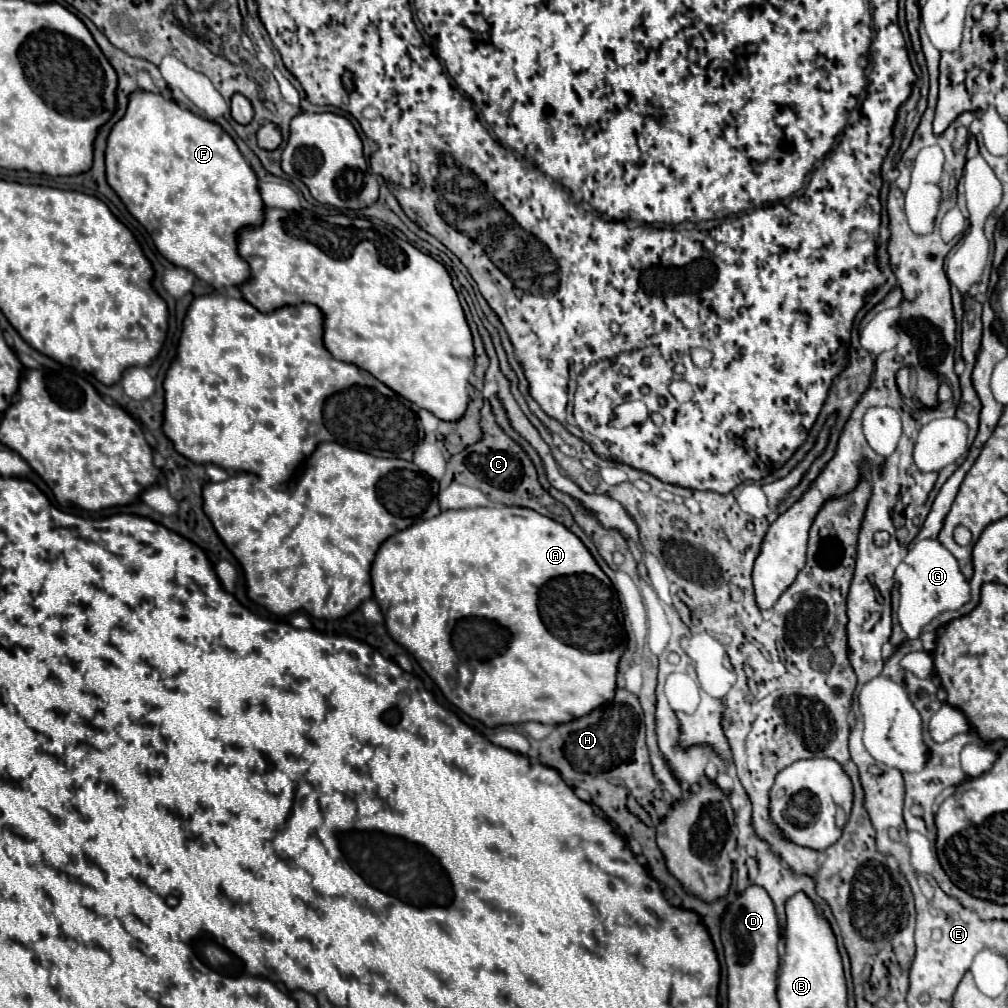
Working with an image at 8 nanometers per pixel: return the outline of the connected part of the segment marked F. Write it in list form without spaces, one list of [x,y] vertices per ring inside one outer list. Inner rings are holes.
[[[136,91],[130,95],[124,119],[118,121],[108,135],[106,177],[108,185],[148,229],[158,251],[170,263],[186,267],[214,289],[240,287],[250,281],[250,267],[238,255],[238,233],[244,227],[264,223],[264,201],[258,191],[256,173],[220,125],[182,109],[174,101],[166,101],[158,93]]]

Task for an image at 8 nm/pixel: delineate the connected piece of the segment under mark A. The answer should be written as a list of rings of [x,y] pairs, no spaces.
[[[478,507],[478,509],[442,511],[440,515],[426,521],[418,521],[412,527],[384,541],[372,563],[372,587],[374,599],[378,601],[384,613],[386,627],[394,637],[394,641],[404,645],[408,653],[414,659],[418,659],[420,667],[440,687],[440,691],[450,703],[454,703],[466,715],[482,721],[486,727],[522,725],[526,721],[538,721],[546,725],[570,723],[570,719],[580,719],[582,715],[588,715],[594,707],[614,697],[618,661],[626,649],[620,601],[614,595],[612,581],[600,569],[600,565],[586,549],[586,545],[562,523],[550,517],[544,517],[532,509],[522,507]]]

